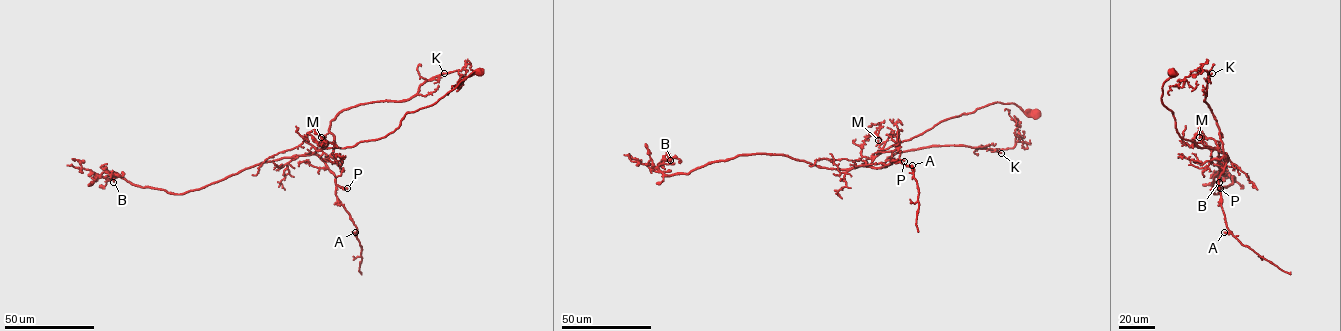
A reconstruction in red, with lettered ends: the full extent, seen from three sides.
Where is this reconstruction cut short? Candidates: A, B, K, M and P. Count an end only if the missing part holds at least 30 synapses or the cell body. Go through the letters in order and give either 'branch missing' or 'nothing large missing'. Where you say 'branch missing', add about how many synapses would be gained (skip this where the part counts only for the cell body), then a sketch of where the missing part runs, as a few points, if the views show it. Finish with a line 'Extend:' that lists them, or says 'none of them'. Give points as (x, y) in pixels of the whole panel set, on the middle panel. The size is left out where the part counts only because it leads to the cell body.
A: nothing large missing
B: nothing large missing
K: branch missing; 35 synapses; course (1001, 153), (1022, 148), (1013, 142)
M: nothing large missing
P: nothing large missing
Extend: K

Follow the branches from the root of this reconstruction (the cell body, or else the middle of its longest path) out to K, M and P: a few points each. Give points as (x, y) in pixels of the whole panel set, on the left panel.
K: (480, 72), (385, 137), (314, 152), (332, 152), (330, 122), (343, 110), (409, 100), (444, 73)
M: (480, 72), (433, 104), (407, 112), (385, 137), (344, 148), (323, 148), (328, 142), (321, 137)
P: (480, 72), (433, 104), (407, 112), (385, 137), (314, 152), (333, 173), (335, 184), (347, 188)

